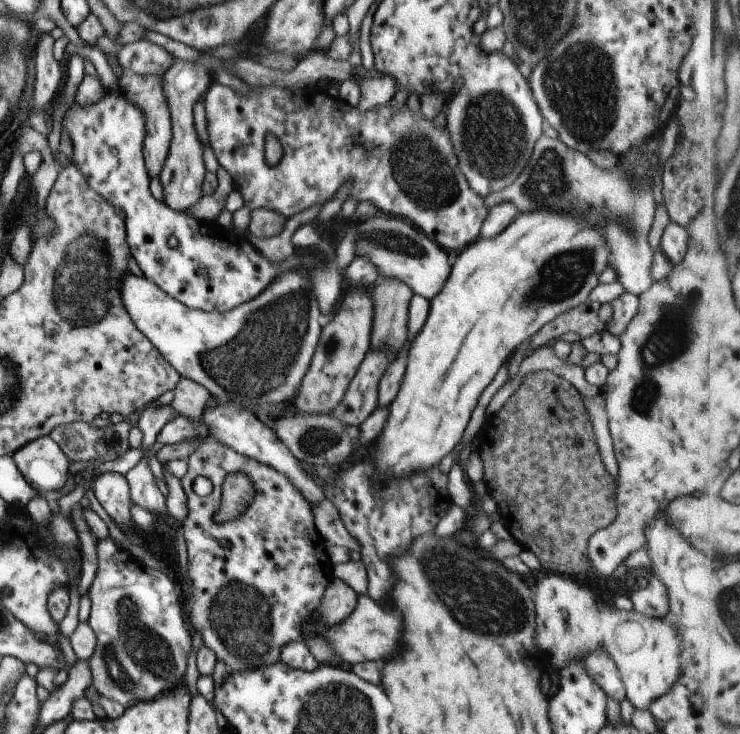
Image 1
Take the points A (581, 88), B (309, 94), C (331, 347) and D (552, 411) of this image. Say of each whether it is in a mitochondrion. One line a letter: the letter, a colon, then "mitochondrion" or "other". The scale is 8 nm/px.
A: mitochondrion
B: other
C: mitochondrion
D: other

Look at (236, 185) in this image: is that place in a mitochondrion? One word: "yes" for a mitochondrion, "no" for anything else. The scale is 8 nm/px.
no

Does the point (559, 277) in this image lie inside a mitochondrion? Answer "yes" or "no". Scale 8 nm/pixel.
yes

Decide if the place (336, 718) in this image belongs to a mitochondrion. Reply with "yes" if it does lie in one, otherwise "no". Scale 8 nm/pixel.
yes

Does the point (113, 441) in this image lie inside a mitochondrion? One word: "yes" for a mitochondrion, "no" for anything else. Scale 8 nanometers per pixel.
no

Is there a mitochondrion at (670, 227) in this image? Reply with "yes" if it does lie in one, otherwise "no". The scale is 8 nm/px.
no

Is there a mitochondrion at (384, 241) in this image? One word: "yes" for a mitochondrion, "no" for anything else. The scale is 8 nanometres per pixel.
yes

